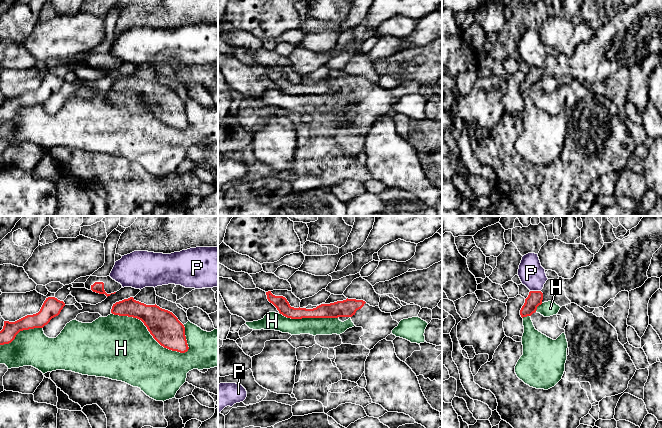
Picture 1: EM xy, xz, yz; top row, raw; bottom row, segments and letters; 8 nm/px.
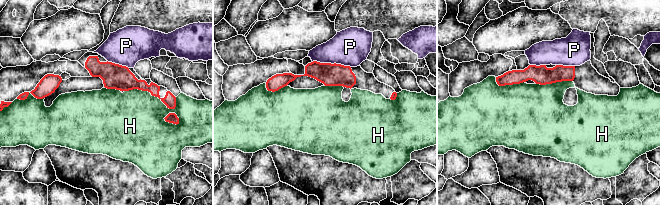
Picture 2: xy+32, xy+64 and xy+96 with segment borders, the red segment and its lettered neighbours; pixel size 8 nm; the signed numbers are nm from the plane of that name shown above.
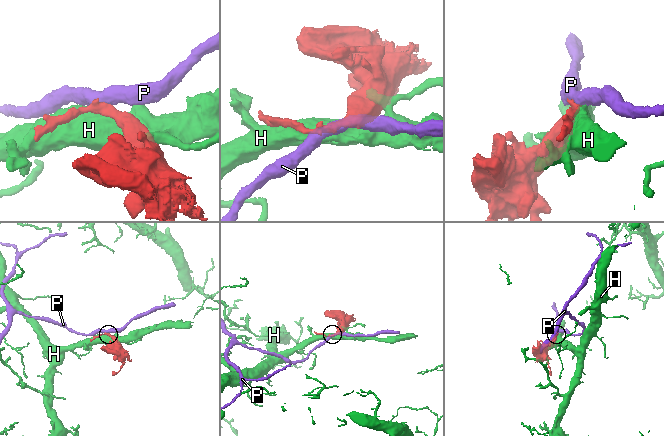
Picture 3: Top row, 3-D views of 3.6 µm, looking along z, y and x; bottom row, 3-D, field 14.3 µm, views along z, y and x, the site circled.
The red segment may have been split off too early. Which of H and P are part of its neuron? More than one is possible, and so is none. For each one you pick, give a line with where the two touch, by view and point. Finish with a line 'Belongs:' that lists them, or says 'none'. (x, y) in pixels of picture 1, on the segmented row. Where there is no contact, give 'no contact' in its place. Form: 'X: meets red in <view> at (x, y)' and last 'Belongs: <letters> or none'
Belongs: none

